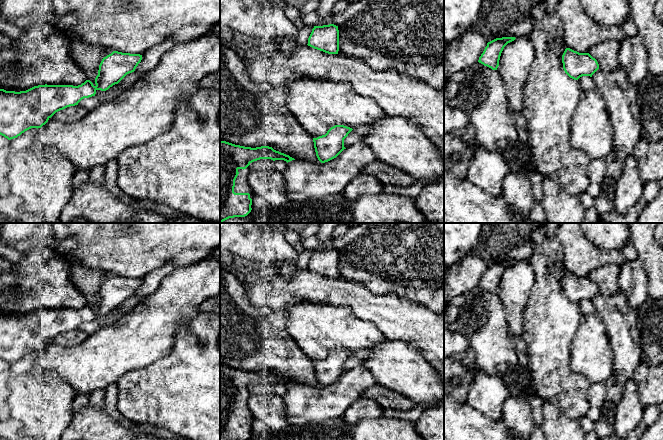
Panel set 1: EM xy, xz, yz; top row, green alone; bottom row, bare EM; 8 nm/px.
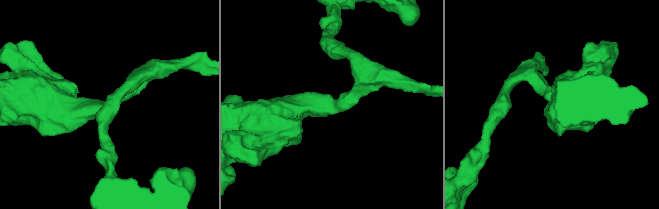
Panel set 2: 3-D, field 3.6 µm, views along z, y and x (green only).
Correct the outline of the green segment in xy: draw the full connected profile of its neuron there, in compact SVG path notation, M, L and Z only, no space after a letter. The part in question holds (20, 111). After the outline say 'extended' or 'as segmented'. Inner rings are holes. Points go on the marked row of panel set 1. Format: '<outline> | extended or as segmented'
M113 51L102 59L95 78L95 86L90 80L86 80L78 86L45 84L20 92L0 89L0 135L11 140L31 128L41 128L56 112L78 105L84 98L95 96L97 90L106 91L118 84L127 74L135 71L141 60L140 54Z | as segmented

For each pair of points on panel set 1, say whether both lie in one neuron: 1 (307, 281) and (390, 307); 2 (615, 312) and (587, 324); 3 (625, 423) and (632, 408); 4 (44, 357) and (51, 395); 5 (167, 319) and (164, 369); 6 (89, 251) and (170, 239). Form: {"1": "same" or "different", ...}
{"1": "same", "2": "different", "3": "same", "4": "different", "5": "different", "6": "same"}

